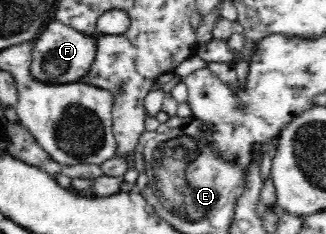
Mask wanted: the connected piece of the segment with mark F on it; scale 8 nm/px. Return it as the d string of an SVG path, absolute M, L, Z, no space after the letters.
M53 18L33 41L31 75L47 86L79 82L91 71L96 51L96 35L87 35Z

